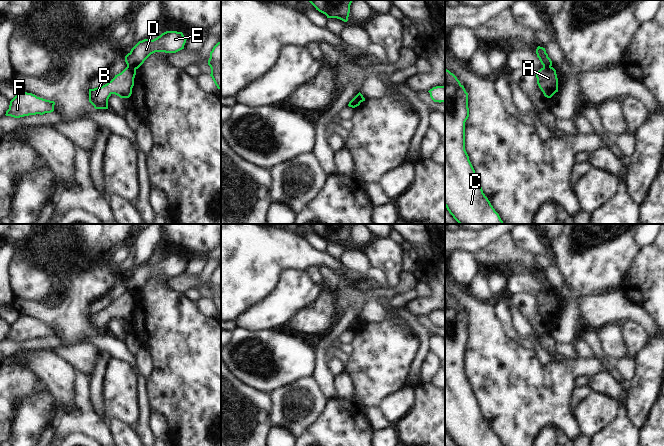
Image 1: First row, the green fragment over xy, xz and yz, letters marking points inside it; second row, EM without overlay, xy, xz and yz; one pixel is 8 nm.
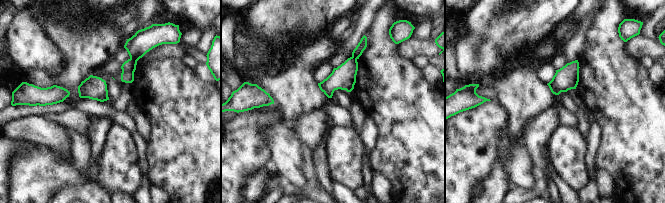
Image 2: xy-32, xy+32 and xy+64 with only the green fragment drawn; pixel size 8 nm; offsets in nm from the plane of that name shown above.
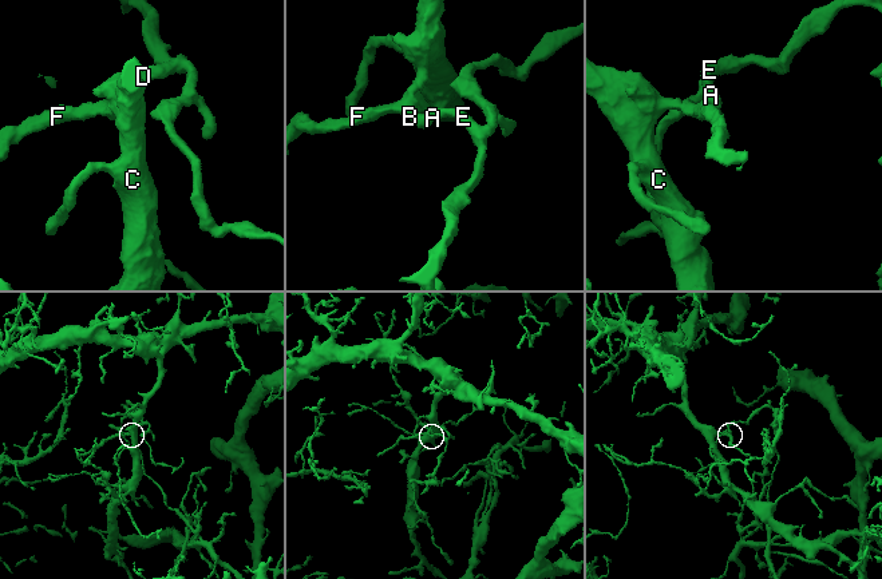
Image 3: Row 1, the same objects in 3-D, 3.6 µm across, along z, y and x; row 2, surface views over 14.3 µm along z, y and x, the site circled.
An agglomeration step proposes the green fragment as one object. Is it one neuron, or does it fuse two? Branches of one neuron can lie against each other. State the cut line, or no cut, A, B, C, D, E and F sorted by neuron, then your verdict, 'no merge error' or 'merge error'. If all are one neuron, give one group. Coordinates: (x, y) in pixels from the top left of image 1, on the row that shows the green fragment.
cut in xy along (127, 66), (135, 70); A B C F / D E; merge error

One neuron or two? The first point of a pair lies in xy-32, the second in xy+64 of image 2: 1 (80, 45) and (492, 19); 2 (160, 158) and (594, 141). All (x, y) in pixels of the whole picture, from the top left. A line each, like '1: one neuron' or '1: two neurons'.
1: two neurons
2: two neurons

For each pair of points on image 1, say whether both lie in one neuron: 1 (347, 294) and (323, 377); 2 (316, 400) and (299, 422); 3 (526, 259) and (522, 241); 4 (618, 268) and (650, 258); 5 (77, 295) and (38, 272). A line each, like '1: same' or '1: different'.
1: same
2: same
3: different
4: different
5: different

